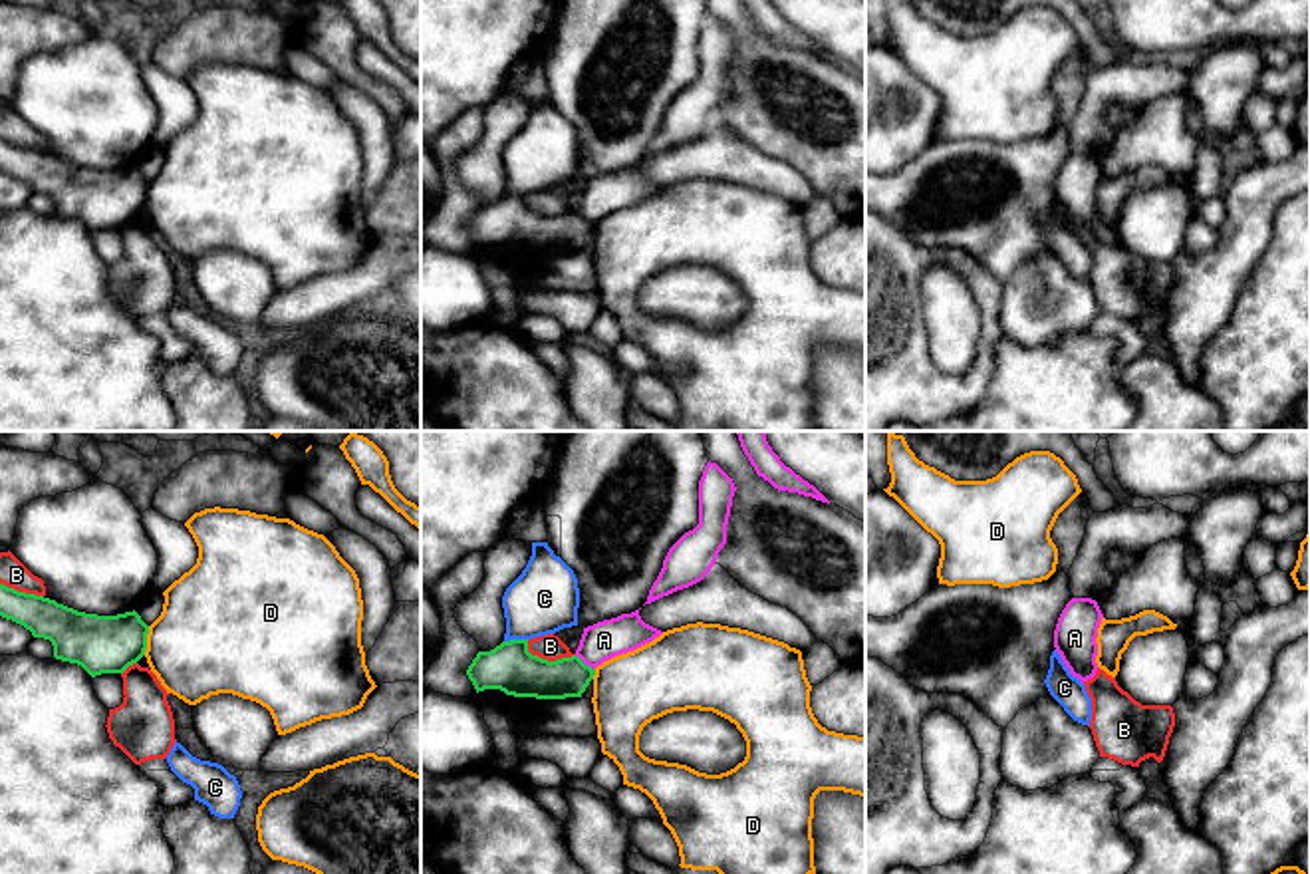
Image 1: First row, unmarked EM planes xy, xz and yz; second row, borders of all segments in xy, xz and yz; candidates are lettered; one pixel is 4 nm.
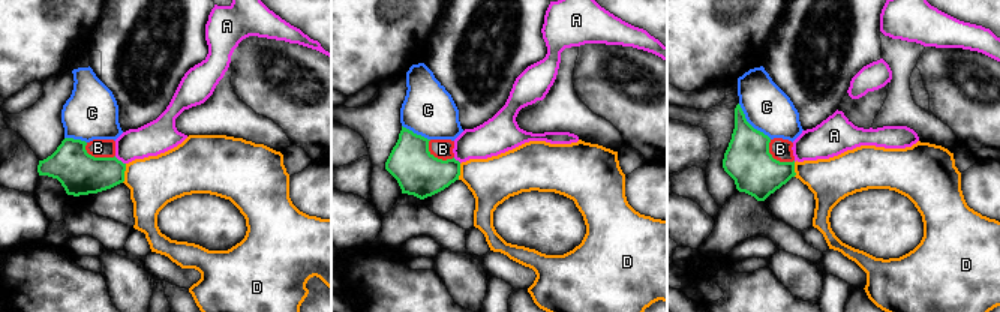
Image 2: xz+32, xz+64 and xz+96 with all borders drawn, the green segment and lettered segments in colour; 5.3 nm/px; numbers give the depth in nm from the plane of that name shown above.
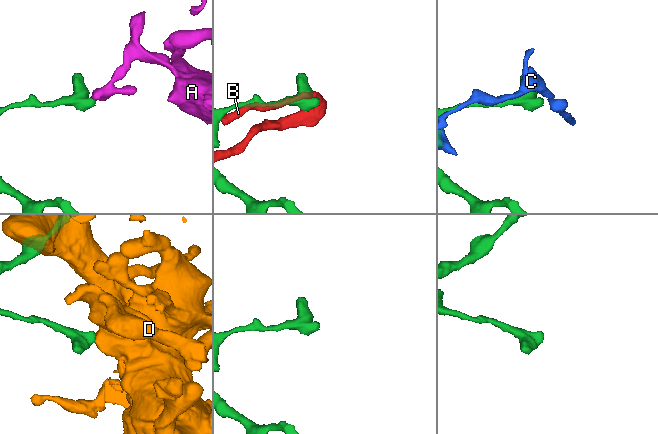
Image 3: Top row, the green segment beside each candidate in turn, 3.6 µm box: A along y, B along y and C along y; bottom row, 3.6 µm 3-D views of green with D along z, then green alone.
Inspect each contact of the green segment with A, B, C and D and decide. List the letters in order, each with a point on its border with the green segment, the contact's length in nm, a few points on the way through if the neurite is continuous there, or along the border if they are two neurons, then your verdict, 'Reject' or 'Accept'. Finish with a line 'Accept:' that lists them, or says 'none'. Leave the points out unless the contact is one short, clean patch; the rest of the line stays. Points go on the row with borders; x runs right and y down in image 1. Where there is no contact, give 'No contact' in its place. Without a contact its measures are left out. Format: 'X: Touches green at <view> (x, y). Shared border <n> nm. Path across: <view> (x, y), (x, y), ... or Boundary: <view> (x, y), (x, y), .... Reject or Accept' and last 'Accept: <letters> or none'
A: Touches green at xz (584, 664). Shared border 100 nm. Boundary: xz (576, 654), (594, 670). Reject
B: Touches green at xz (546, 660). Shared border 220 nm. Reject
C: Touches green at xz (515, 640). Shared border 100 nm. Reject
D: Touches green at xy (145, 640). Shared border 120 nm. Reject
Accept: none

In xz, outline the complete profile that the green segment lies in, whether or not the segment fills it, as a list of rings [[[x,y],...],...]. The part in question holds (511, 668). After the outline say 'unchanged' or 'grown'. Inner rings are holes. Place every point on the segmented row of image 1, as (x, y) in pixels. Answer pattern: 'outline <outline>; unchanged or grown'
outline [[[510,640],[490,652],[478,652],[466,675],[476,693],[500,689],[514,697],[566,699],[582,697],[595,669],[578,656],[542,659],[528,652],[528,640]]]; unchanged

